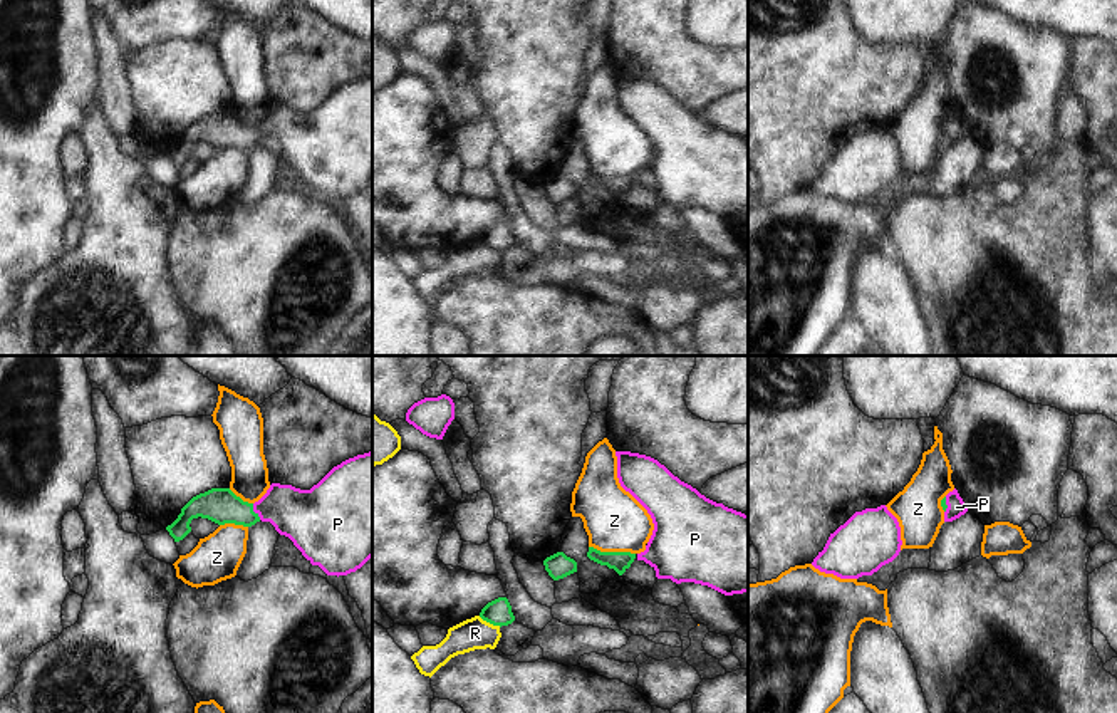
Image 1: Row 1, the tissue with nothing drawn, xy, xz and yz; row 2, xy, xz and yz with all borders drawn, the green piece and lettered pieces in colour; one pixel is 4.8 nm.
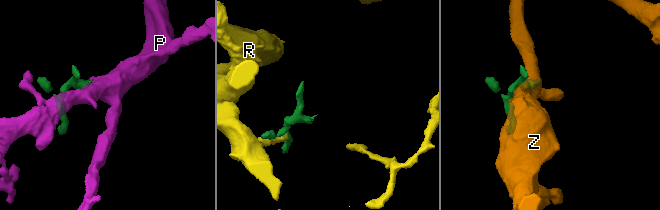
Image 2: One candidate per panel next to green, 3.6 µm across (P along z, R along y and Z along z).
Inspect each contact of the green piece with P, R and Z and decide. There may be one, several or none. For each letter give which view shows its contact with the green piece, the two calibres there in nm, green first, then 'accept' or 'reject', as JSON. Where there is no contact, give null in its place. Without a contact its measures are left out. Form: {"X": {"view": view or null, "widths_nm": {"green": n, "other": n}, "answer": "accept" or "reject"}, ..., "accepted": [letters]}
{"P": {"view": "xy", "widths_nm": {"green": 170, "other": 260}, "answer": "accept"}, "R": {"view": "xz", "widths_nm": {"green": 130, "other": 150}, "answer": "reject"}, "Z": {"view": "xz", "widths_nm": {"green": 100, "other": 300}, "answer": "reject"}, "accepted": ["P"]}

